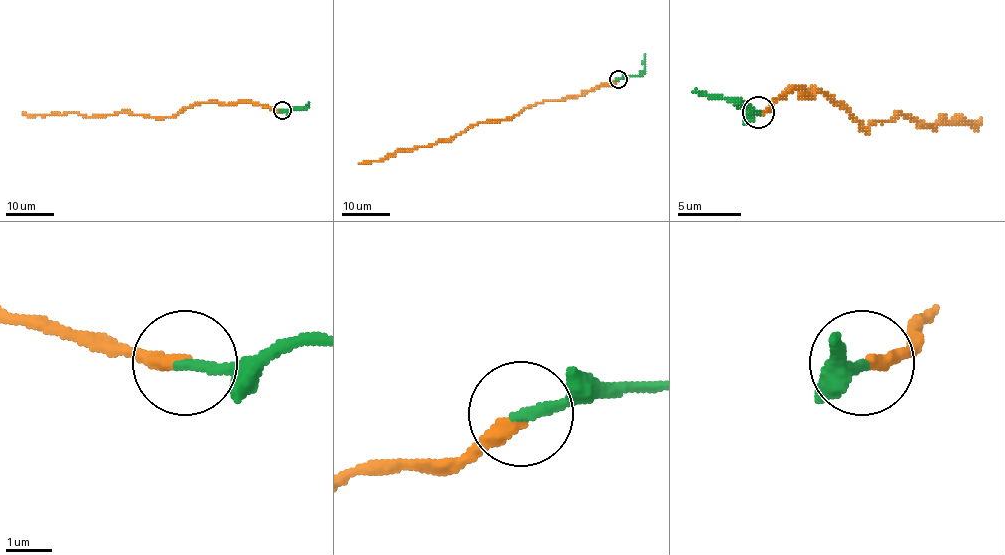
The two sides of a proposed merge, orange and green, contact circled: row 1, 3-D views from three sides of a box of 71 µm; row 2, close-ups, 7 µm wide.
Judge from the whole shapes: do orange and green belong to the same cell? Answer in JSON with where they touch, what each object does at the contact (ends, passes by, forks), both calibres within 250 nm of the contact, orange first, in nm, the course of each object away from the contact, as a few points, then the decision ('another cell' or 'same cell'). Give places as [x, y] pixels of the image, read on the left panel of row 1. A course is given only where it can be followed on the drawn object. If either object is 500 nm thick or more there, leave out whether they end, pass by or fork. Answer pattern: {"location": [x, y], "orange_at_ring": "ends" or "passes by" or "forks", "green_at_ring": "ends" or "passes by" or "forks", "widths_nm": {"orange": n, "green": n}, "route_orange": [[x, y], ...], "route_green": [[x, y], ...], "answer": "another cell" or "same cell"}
{"location": [282, 110], "orange_at_ring": "ends", "green_at_ring": "ends", "widths_nm": {"orange": 340, "green": 240}, "route_orange": [[281, 110], [243, 102], [206, 102], [189, 105], [165, 117], [118, 111], [92, 116], [76, 113], [22, 115]], "route_green": [[281, 110], [301, 109], [309, 103]], "answer": "same cell"}

